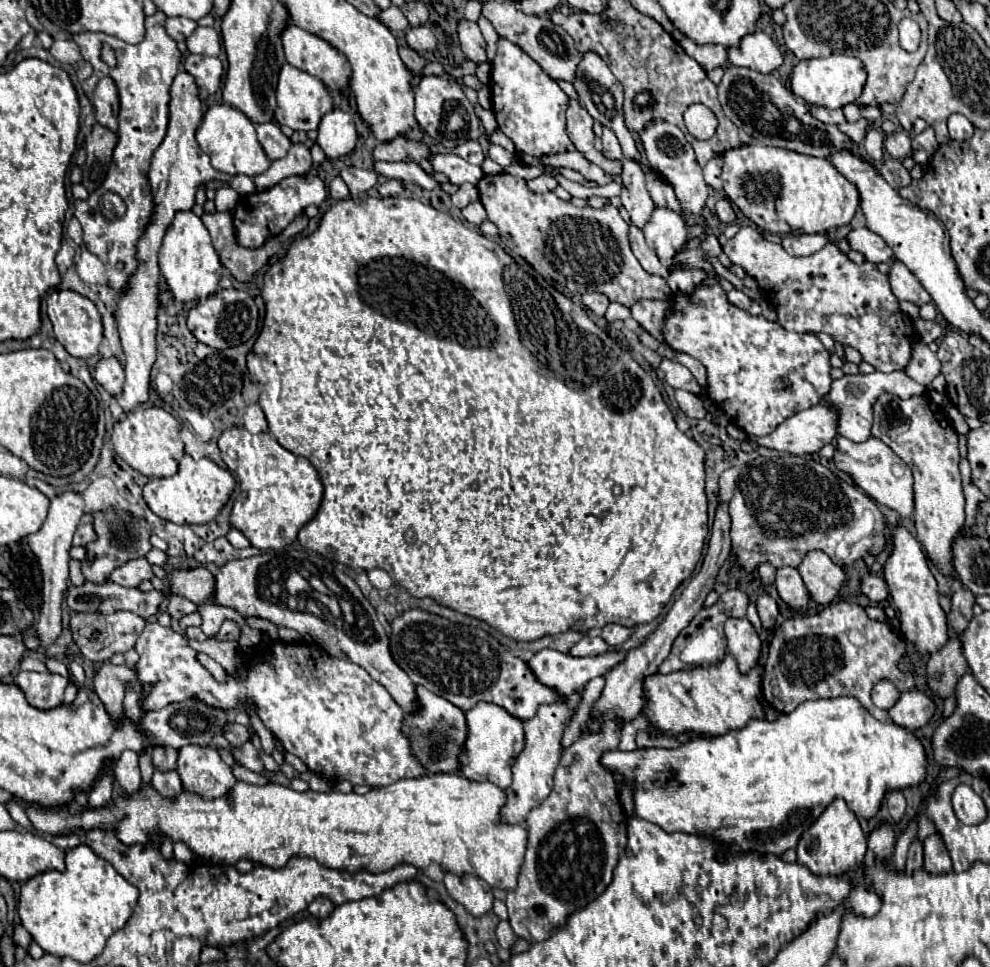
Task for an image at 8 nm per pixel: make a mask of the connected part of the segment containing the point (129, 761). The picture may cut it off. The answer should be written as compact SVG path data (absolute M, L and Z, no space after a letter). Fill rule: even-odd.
M124 750L114 764L114 776L126 794L138 792L142 786L140 768L138 768L138 754L132 750Z

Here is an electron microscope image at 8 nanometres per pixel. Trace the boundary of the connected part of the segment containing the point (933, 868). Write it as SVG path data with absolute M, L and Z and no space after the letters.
M932 834L924 840L924 870L930 874L952 872L950 854L938 834Z

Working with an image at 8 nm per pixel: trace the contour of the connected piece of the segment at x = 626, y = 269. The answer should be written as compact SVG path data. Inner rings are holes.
M496 174L496 176L484 176L478 182L478 192L480 192L480 202L484 204L488 212L488 220L496 224L500 232L502 244L514 252L516 256L522 256L540 276L546 280L554 282L566 296L572 294L588 294L588 292L600 292L606 294L610 302L624 304L626 308L634 306L638 300L672 300L672 290L668 288L666 280L660 276L648 274L636 256L630 250L628 242L628 230L630 226L622 220L618 208L606 206L602 210L590 208L590 206L574 206L570 202L560 200L554 192L546 194L534 194L528 190L526 180L516 178L512 174Z

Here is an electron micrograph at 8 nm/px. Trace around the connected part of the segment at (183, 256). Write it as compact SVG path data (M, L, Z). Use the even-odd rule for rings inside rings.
M192 210L178 212L174 216L172 224L168 226L168 230L164 234L162 248L158 252L158 266L162 270L162 276L166 278L168 290L180 302L204 300L204 298L208 298L210 294L216 292L222 262L220 262L218 252L212 246L210 232L202 224L200 216L196 216Z

